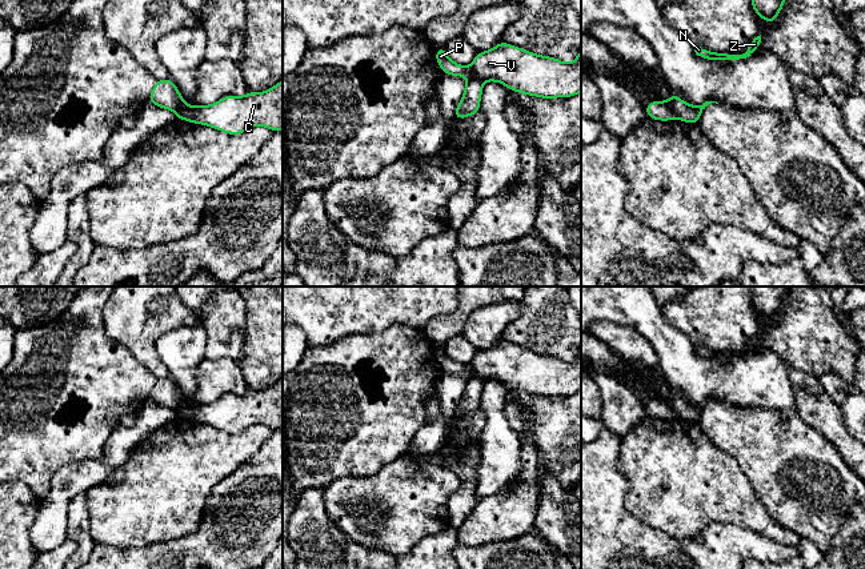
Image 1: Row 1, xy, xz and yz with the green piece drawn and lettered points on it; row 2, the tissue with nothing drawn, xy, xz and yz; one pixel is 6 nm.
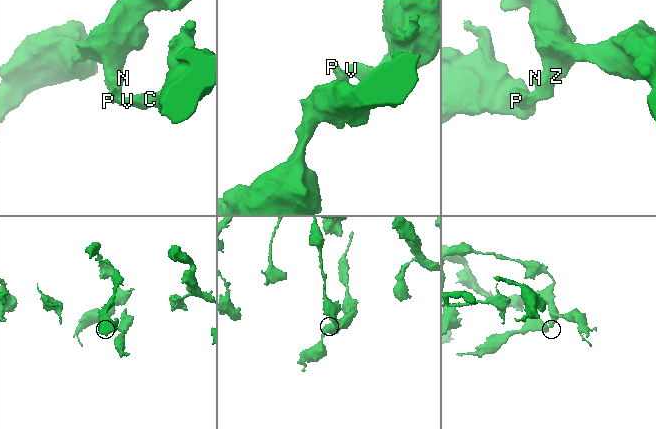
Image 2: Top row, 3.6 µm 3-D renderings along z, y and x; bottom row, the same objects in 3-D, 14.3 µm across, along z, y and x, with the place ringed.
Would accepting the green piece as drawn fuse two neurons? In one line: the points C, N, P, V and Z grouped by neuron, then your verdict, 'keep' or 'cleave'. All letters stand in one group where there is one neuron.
groups C V / N P Z; cleave

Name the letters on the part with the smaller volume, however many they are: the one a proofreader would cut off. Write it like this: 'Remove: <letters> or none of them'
Remove: C, V

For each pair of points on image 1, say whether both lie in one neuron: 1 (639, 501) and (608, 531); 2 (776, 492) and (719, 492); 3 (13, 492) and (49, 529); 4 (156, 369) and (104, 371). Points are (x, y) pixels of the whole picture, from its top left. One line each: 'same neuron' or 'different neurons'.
1: different neurons
2: different neurons
3: different neurons
4: different neurons

